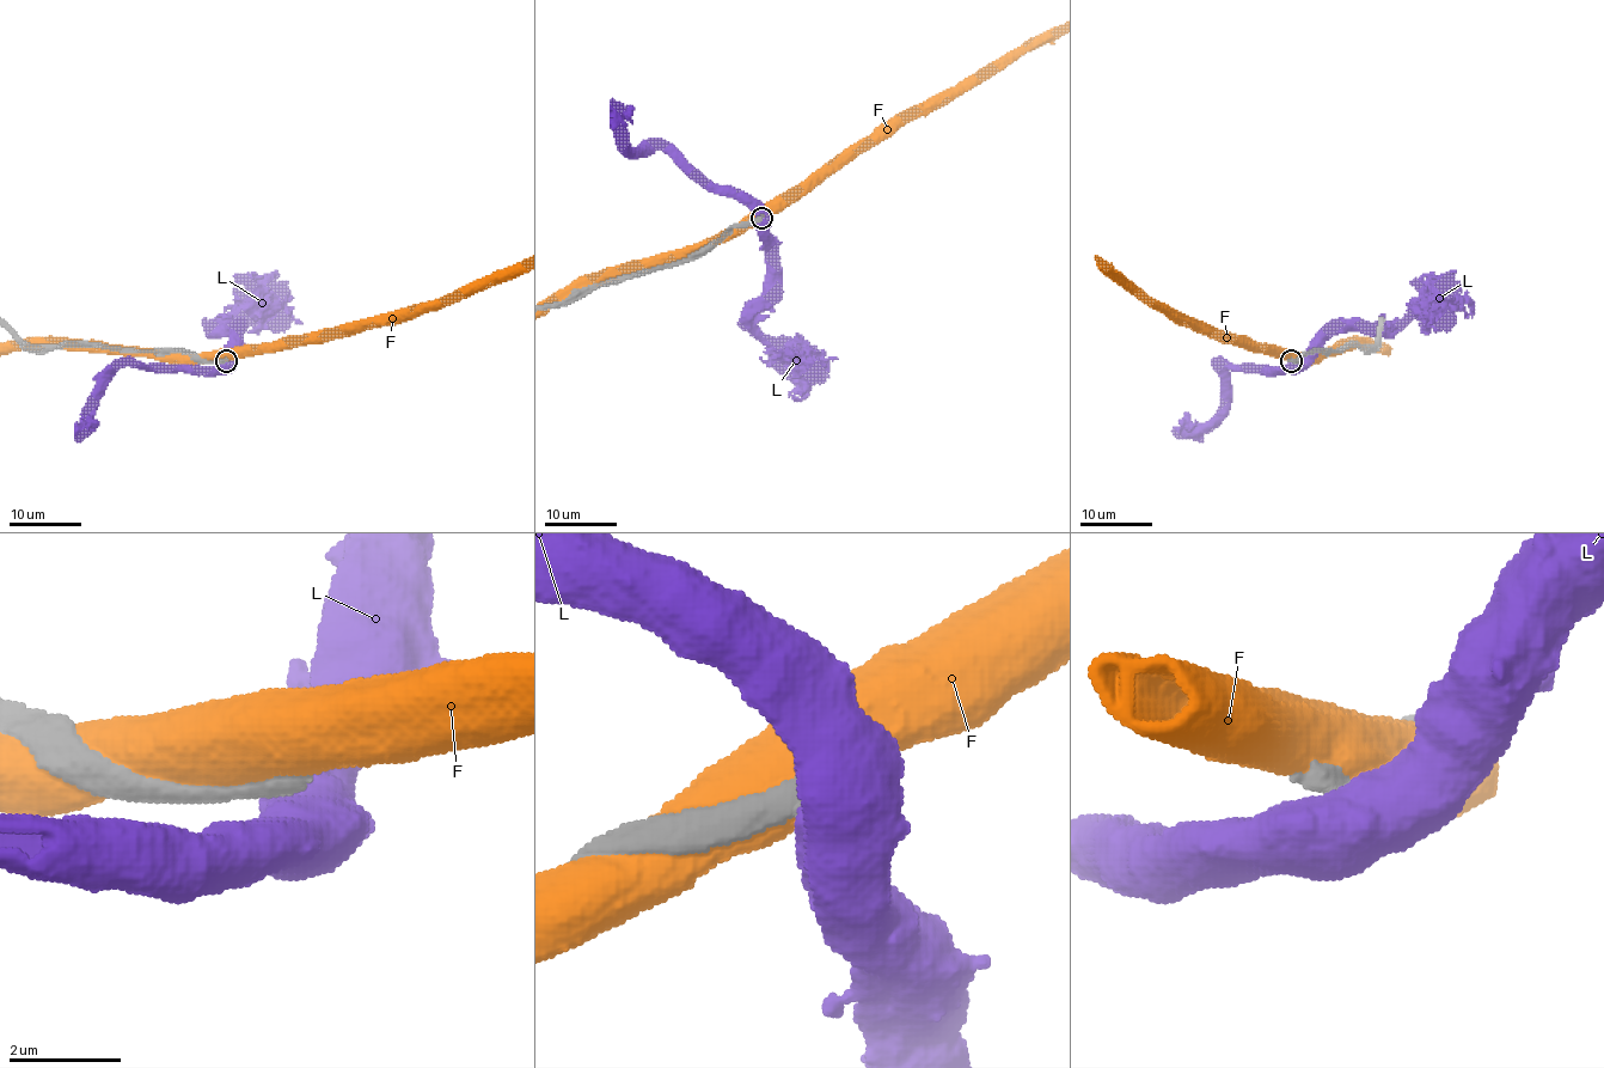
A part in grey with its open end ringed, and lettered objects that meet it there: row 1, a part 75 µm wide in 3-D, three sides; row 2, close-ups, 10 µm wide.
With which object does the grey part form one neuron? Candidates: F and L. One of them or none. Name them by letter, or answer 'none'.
none

